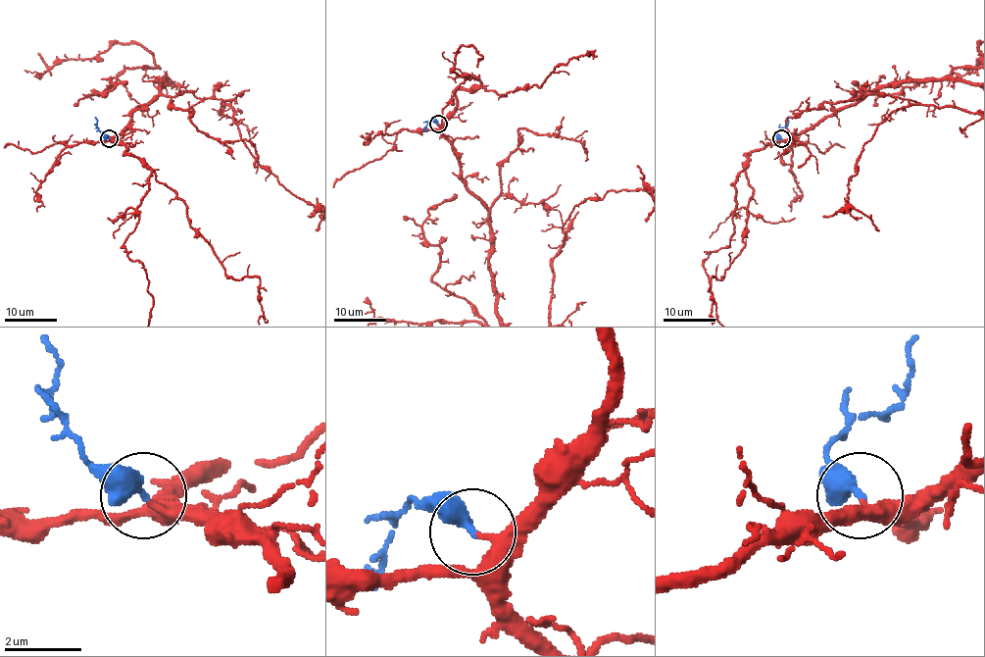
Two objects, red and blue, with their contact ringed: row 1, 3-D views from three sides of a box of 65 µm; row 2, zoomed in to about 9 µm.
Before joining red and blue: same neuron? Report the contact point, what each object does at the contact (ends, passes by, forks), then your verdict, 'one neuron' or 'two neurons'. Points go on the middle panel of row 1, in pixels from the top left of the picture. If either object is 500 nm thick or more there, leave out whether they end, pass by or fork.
(438, 124) | red ends | blue ends | one neuron

